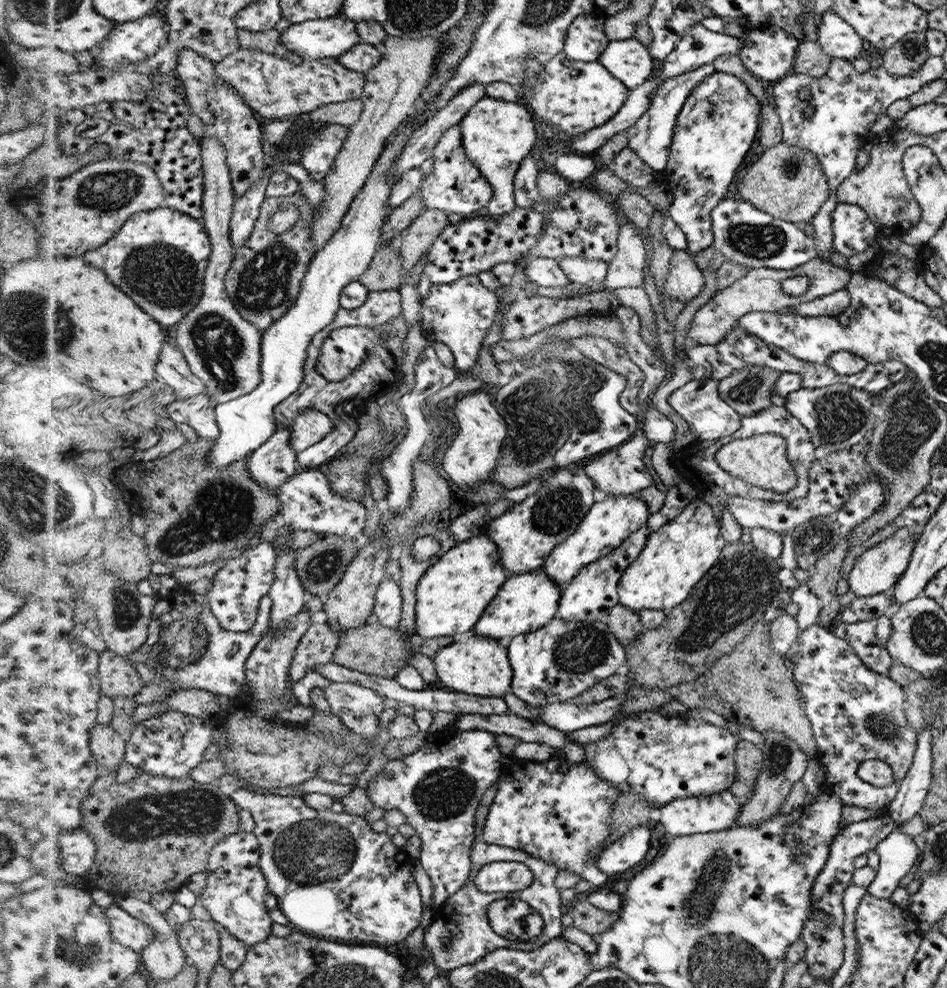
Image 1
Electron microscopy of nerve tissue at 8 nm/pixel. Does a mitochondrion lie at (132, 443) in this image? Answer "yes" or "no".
no

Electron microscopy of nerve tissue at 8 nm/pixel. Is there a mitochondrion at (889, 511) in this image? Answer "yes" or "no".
no

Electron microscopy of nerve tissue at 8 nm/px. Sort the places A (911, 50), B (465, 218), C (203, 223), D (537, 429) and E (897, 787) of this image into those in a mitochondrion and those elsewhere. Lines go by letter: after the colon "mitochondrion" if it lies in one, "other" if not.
A: mitochondrion
B: other
C: other
D: mitochondrion
E: other

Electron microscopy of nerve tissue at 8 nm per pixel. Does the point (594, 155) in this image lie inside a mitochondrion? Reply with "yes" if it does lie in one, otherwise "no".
no

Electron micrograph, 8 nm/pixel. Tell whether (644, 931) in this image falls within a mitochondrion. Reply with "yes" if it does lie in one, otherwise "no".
no

